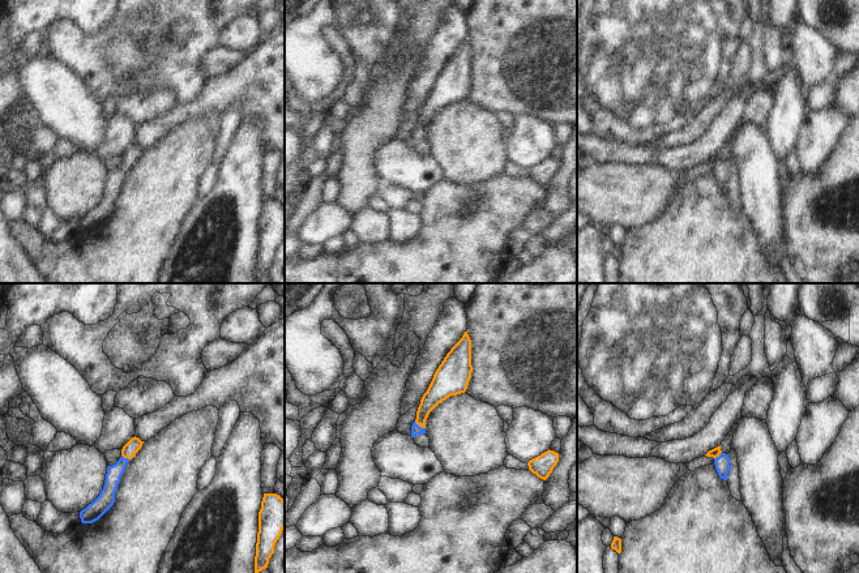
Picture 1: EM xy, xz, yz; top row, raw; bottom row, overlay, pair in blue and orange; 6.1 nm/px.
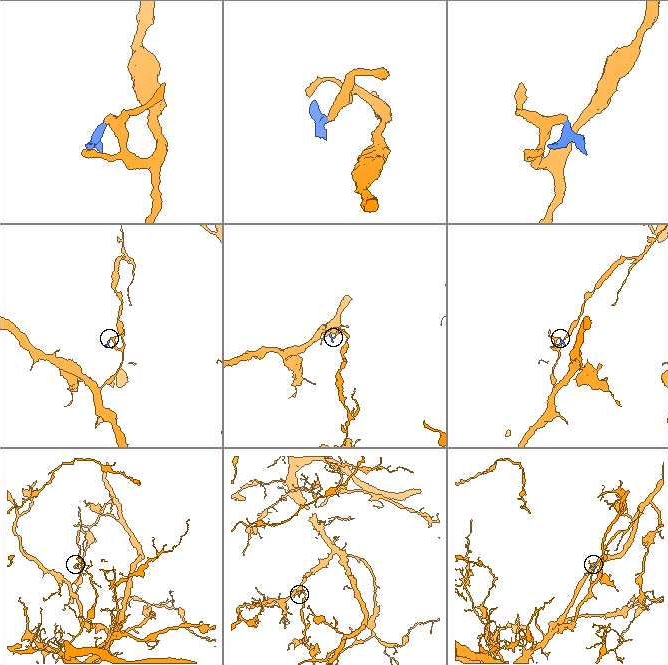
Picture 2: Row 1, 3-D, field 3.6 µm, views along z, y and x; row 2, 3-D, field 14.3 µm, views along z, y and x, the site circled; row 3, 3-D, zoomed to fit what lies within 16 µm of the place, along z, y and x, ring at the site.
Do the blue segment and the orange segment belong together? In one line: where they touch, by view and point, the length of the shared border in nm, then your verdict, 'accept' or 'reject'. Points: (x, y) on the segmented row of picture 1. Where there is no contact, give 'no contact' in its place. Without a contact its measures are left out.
xz (418, 426) | 80 nm | accept

